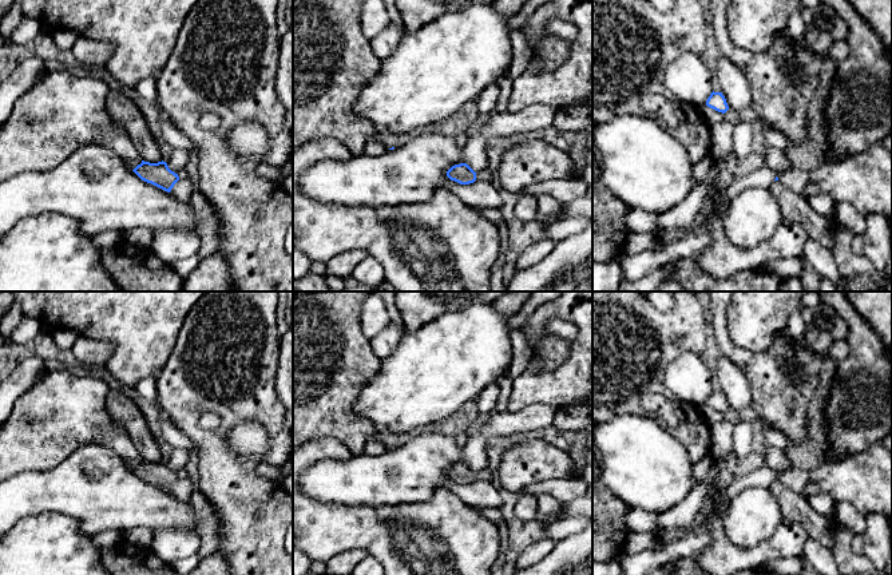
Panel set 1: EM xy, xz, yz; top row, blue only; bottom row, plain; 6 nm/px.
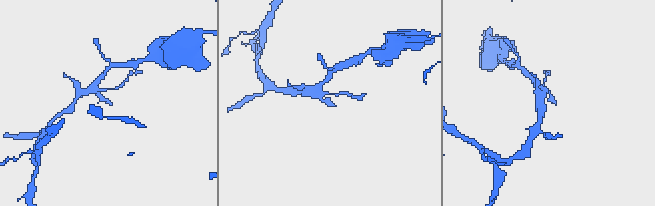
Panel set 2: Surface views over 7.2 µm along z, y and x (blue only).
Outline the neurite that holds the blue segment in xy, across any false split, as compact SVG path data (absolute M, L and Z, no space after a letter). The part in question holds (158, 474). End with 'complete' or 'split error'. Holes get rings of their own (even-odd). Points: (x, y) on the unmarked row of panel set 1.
M142 460L132 469L142 480L151 483L175 496L179 500L190 500L193 483L190 479L182 479L171 471L166 461L150 463Z | split error

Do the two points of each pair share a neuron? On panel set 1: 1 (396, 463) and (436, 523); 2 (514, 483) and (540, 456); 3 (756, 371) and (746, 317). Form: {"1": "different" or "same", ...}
{"1": "different", "2": "same", "3": "different"}

